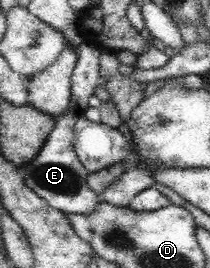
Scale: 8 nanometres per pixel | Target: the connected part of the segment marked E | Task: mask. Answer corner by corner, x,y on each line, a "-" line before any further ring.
82,41
71,76
69,103
62,113
55,116
54,129
42,144
42,148
36,152
36,156
28,161
28,164
24,164
18,169
18,174
22,177
26,187
49,203
52,208
57,208
63,213
86,214
86,212
96,210
100,201
100,196
85,184
88,172
78,160
73,142
76,135
75,126
82,120
82,116
89,106
89,98
95,92
96,84
101,82
99,61
103,52
104,50
100,46

